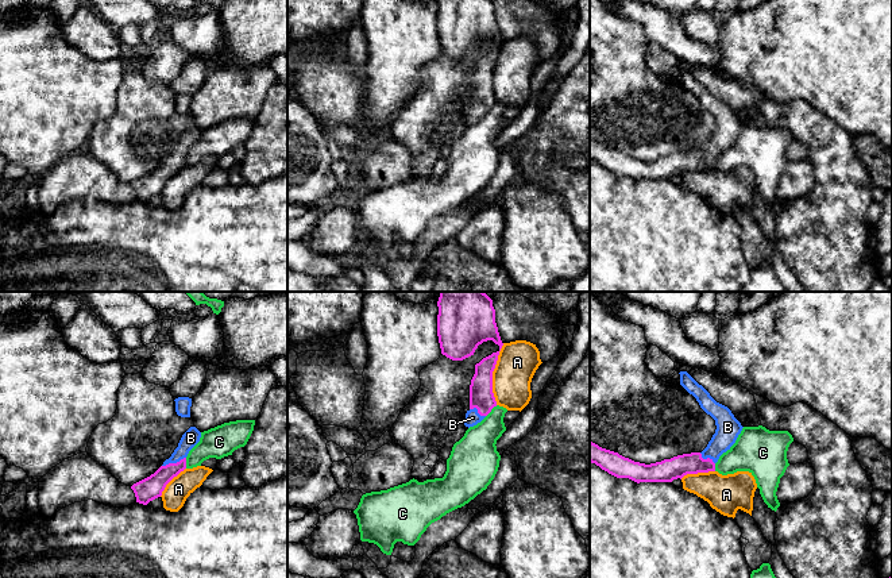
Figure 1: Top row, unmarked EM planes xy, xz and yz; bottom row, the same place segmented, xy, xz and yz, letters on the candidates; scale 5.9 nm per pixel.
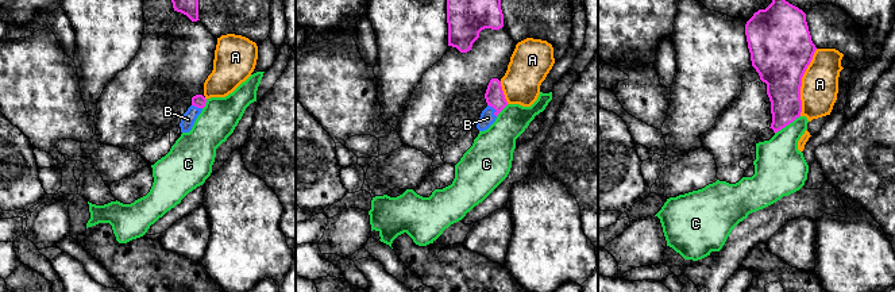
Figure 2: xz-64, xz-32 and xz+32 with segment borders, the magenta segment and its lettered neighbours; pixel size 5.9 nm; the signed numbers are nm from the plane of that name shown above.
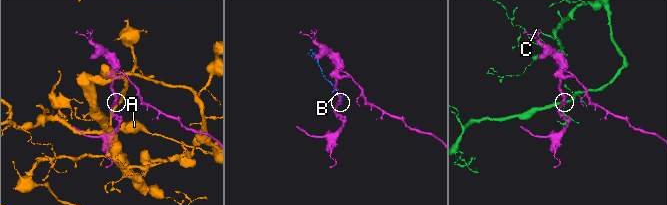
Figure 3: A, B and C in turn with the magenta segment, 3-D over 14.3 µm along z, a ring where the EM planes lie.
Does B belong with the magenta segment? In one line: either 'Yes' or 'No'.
Yes

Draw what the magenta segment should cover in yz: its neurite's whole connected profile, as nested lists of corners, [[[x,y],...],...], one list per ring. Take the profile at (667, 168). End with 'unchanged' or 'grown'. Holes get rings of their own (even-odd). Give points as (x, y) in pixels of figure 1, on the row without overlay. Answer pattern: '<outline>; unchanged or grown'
[[[680,69],[680,82],[692,92],[700,105],[715,117],[715,131],[702,150],[691,150],[645,162],[590,139],[590,159],[617,176],[640,180],[672,180],[687,172],[715,169],[719,154],[730,147],[742,128],[731,108],[717,100],[687,69]]]; grown

